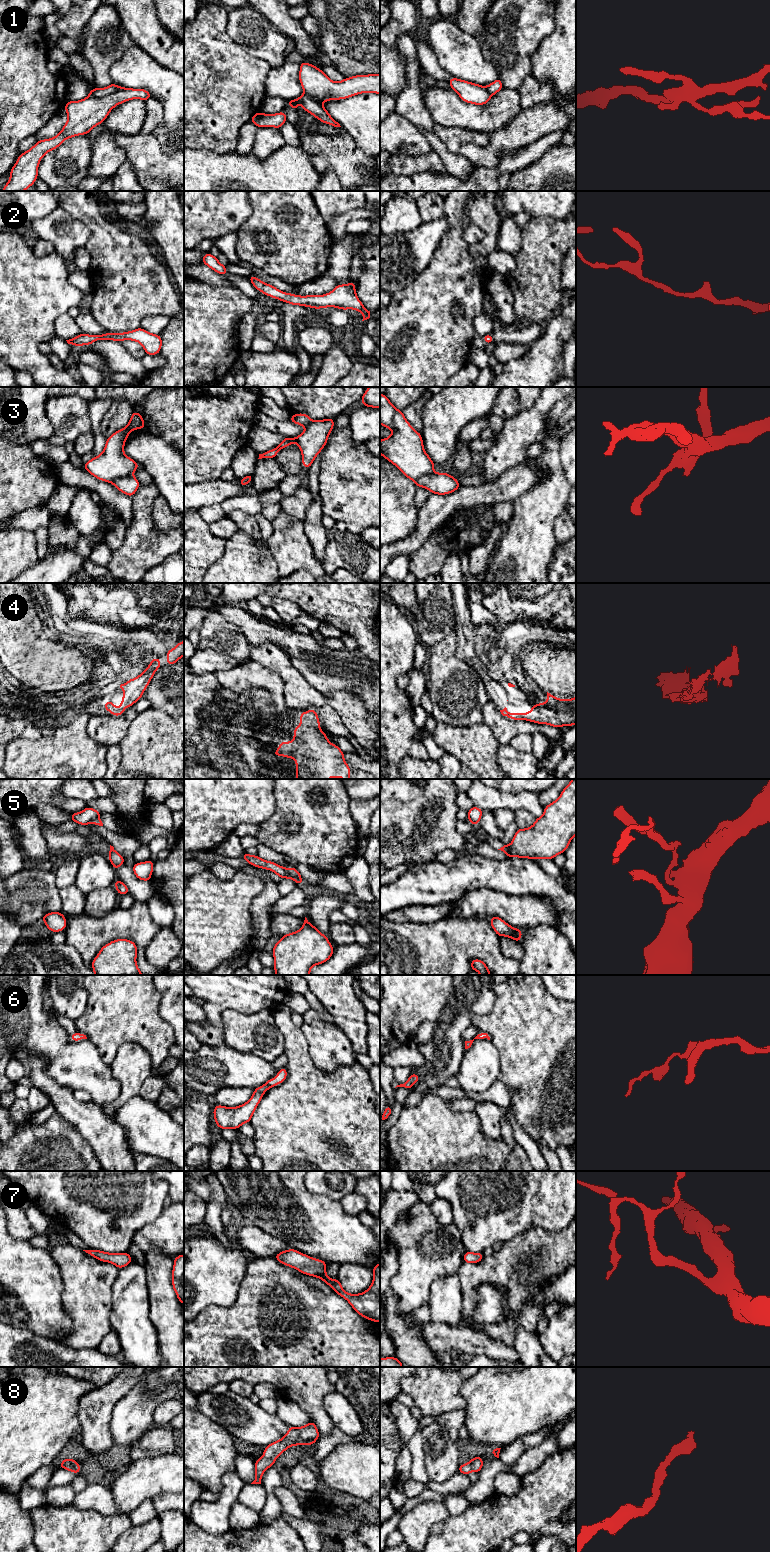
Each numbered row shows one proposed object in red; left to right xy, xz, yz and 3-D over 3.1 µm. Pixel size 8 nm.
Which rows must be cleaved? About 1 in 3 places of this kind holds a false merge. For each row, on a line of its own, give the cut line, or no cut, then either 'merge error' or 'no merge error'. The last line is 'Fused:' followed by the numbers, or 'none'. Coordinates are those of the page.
1: cut in xy along (119, 87), (104, 96), (89, 96); merge error
2: no cut; no merge error
3: cut in xy along (131, 474), (116, 478), (111, 482); merge error
4: no cut; no merge error
5: cut in xz along (286, 869), (300, 879); merge error
6: no cut; no merge error
7: no cut; no merge error
8: no cut; no merge error
Fused: 1, 3, 5

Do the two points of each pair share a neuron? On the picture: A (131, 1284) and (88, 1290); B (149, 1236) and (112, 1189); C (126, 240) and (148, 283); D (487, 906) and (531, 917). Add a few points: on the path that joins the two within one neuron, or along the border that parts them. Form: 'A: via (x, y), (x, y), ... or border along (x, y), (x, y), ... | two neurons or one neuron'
A: border along (119, 1269), (111, 1289), (110, 1310) | two neurons
B: border along (161, 1213), (156, 1219), (140, 1227), (131, 1242) | two neurons
C: via (126, 251), (126, 261), (137, 272) | one neuron
D: via (498, 906), (506, 906), (520, 912) | one neuron

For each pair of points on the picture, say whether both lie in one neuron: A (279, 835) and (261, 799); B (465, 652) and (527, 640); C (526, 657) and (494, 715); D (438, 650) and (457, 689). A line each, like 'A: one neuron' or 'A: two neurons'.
A: two neurons
B: one neuron
C: two neurons
D: one neuron

